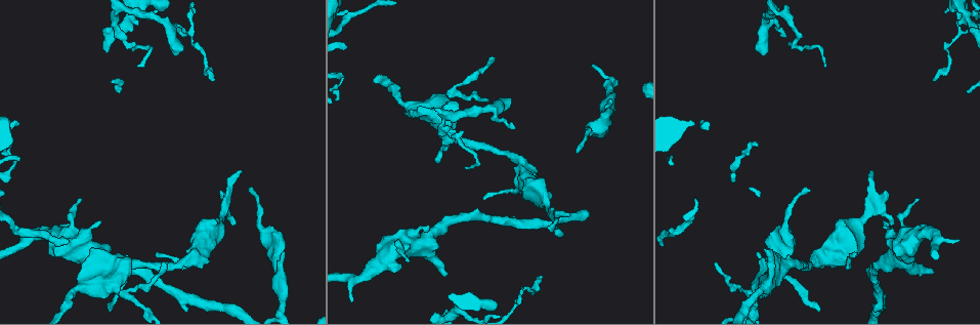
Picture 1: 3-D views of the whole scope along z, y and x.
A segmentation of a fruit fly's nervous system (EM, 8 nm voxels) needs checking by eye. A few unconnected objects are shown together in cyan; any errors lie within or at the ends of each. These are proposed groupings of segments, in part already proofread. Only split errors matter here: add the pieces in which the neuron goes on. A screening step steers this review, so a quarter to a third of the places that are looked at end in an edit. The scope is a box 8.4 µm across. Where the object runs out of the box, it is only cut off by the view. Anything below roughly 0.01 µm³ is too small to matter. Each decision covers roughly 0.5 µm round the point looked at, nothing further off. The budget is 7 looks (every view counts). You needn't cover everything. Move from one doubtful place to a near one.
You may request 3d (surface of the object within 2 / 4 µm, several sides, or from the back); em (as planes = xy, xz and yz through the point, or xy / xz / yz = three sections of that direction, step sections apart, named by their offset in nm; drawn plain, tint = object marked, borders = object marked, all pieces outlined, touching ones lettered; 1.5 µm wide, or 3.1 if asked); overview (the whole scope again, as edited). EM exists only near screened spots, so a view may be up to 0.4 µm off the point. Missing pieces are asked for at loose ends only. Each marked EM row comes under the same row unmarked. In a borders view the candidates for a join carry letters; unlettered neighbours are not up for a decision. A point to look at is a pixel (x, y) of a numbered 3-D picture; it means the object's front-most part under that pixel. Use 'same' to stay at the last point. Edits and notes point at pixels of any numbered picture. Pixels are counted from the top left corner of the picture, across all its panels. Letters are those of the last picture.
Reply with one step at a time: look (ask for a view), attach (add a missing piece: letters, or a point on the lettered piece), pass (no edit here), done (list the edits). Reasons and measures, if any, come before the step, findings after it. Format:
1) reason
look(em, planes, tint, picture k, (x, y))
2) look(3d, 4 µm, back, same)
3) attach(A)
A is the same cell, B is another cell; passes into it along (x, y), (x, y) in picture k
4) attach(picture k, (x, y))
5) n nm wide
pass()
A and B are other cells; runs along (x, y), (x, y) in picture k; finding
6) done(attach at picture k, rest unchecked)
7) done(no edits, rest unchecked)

thick end
look(3d, 4 µm, back, picture 1, (884, 221))

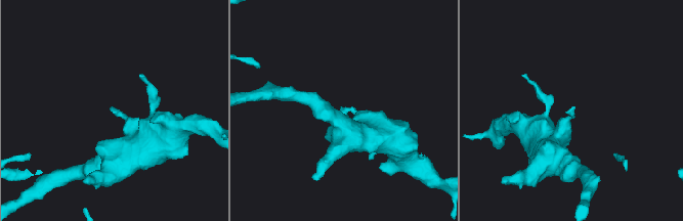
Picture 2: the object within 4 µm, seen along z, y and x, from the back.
need the tissue
look(em, yz, step 4, borders, picture 2, (341, 109))

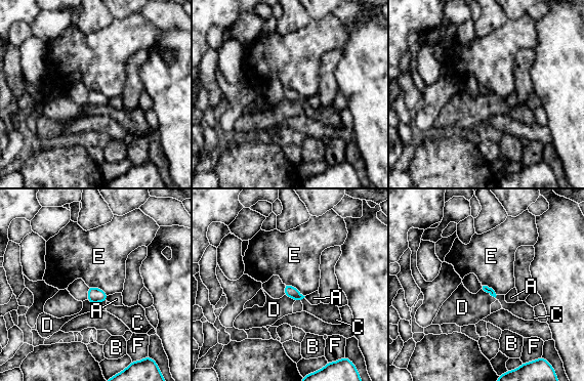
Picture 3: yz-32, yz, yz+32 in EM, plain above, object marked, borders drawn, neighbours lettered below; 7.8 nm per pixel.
look(em, planes, borders, same)

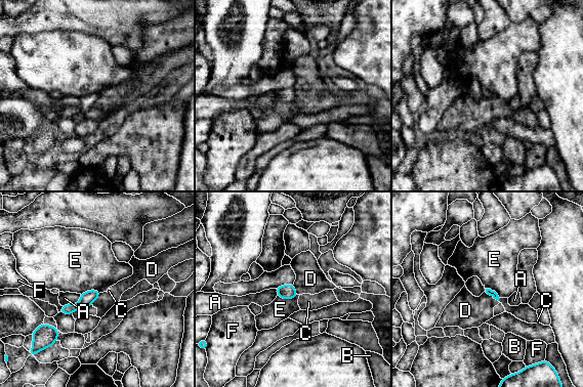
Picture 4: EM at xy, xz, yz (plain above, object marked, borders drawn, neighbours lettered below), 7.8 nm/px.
A touches over 170 nm
pass()
A, B, C, D, E and F are other cells; border along (298, 294), (288, 299), (278, 296) in picture 4; none of them fits

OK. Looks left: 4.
thin end
look(3d, 4 µm, picture 1, (893, 224))

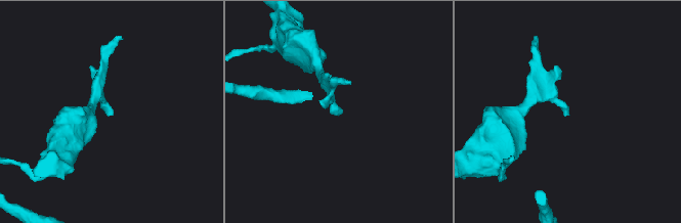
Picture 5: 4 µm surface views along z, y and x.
shape alone is not enough
look(em, xz, step 4, borders, picture 5, (338, 113))

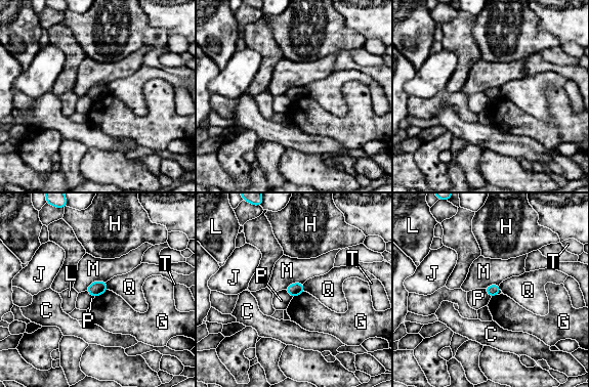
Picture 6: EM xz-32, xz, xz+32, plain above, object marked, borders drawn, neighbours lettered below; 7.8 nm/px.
look(em, planes, borders, same)

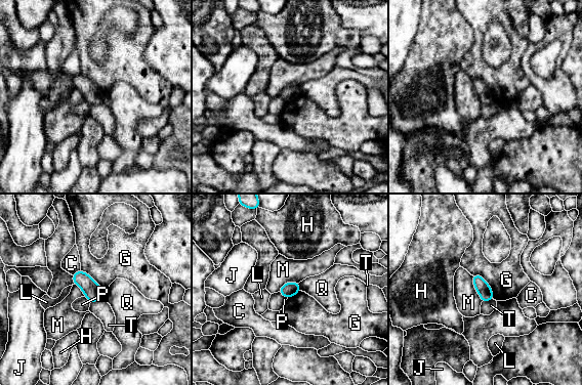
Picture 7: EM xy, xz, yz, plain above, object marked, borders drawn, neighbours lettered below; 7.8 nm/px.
G touches over 260 nm
pass()
C, G, H, J, L, M, P, Q and T are other cells; border along (472, 274), (488, 284), (494, 299) in picture 7; no lettered piece goes on from it

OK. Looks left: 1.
look(em, planes, borders, picture 1, (213, 80))

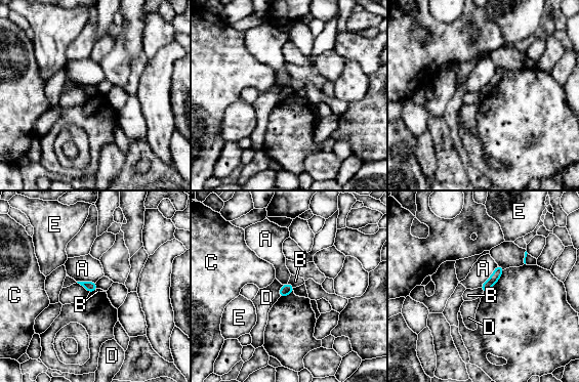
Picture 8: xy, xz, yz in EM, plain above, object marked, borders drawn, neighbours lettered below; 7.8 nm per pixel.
pass()
A, B, C, D and E are other cells; border along (288, 282), (294, 287) in picture 8; no lettered piece goes on from it

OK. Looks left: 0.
done(no edits, rest unchecked)

